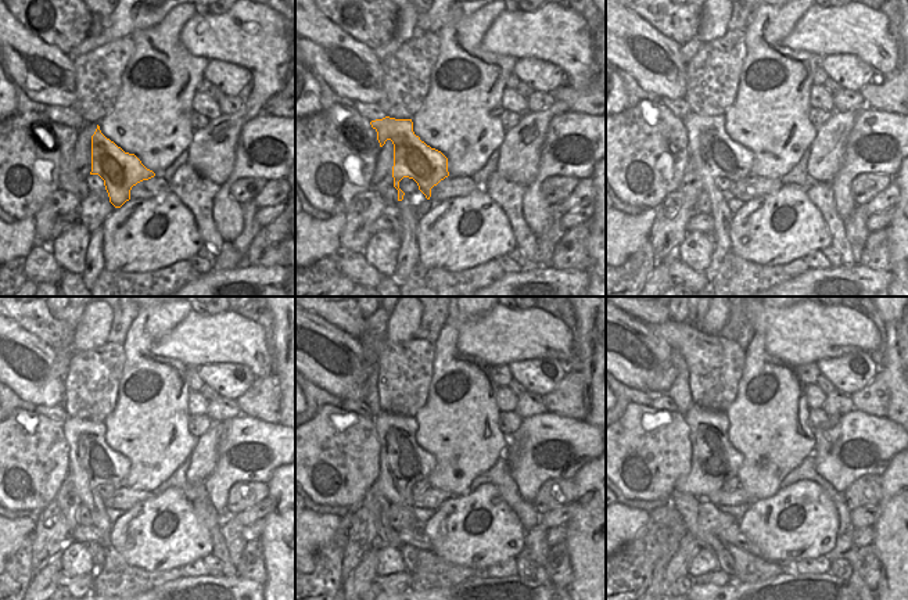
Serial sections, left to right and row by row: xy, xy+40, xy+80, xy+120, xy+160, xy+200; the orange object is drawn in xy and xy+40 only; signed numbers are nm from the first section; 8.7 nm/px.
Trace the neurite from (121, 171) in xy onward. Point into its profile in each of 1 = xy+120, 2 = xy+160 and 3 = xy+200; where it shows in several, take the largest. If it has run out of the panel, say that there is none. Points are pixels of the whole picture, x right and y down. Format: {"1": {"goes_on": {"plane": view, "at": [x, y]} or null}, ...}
{"1": {"goes_on": {"plane": "xy+120", "at": [92, 463]}}, "2": {"goes_on": {"plane": "xy+160", "at": [402, 462]}}, "3": {"goes_on": {"plane": "xy+200", "at": [714, 459]}}}

